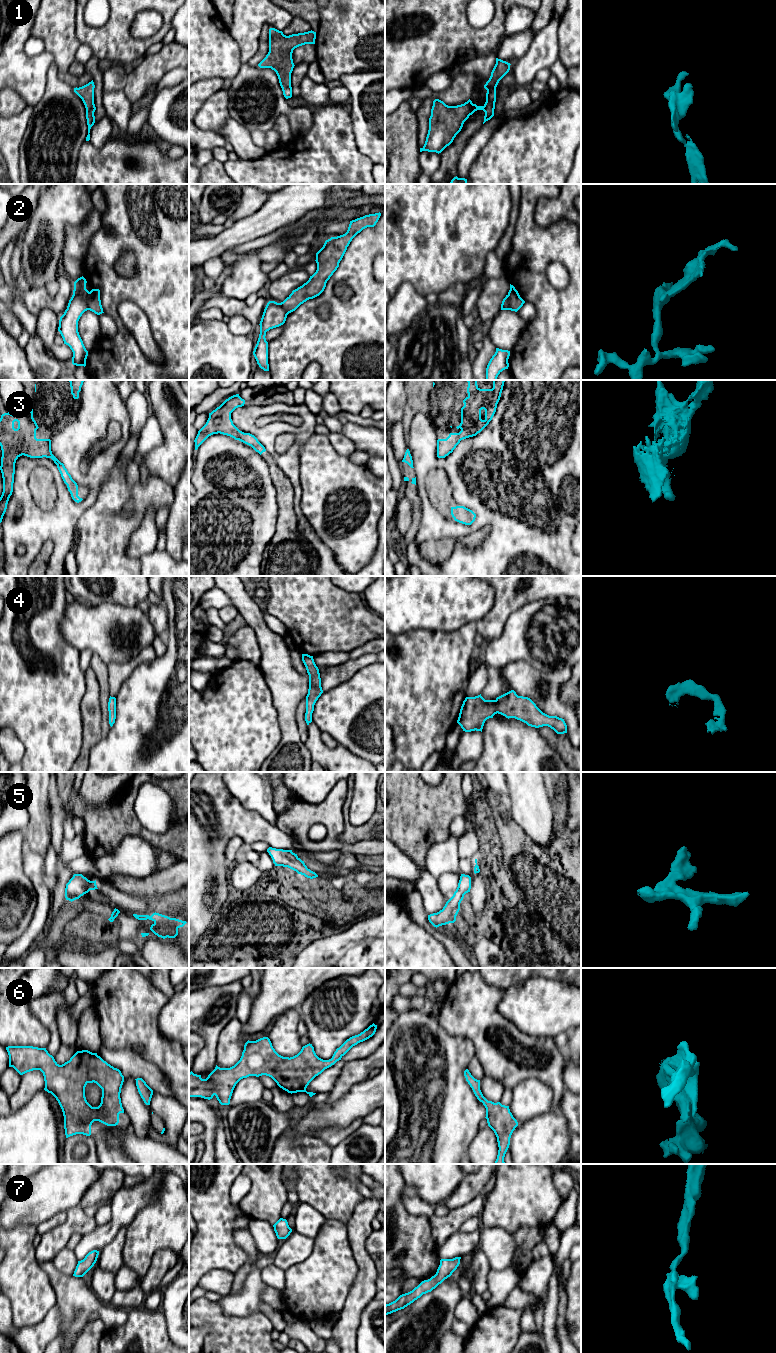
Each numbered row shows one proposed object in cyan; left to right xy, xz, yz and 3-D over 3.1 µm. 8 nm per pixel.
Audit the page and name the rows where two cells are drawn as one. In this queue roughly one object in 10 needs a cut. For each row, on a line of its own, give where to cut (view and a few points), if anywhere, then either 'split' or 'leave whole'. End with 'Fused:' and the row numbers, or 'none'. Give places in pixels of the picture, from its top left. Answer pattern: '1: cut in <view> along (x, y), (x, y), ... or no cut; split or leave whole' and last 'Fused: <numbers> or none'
1: no cut; leave whole
2: cut in xy along (90, 292), (87, 309); split
3: no cut; leave whole
4: no cut; leave whole
5: no cut; leave whole
6: no cut; leave whole
7: no cut; leave whole
Fused: 2

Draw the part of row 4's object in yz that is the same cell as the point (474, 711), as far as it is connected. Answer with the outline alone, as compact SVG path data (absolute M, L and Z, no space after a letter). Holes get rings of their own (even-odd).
M511 690L495 700L485 700L481 694L475 697L466 697L460 709L457 723L463 731L481 731L487 719L495 714L506 718L515 718L528 726L539 728L548 726L557 734L567 733L564 719L549 716L543 713L528 697L518 696Z

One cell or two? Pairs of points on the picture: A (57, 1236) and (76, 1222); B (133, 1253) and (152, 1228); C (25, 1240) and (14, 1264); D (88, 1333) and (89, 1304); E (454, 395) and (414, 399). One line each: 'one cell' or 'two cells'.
A: one cell
B: one cell
C: one cell
D: two cells
E: one cell

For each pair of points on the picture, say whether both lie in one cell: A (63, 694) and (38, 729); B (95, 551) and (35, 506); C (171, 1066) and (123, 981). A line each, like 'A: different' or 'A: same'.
A: same
B: different
C: same

